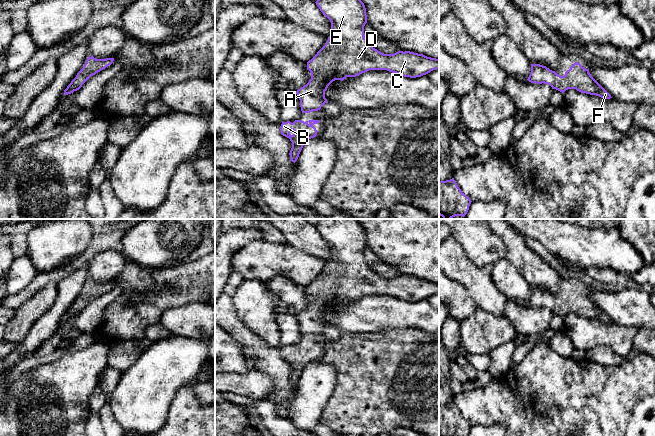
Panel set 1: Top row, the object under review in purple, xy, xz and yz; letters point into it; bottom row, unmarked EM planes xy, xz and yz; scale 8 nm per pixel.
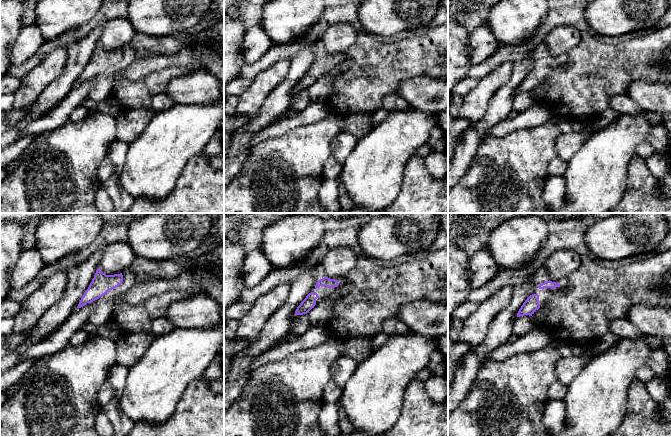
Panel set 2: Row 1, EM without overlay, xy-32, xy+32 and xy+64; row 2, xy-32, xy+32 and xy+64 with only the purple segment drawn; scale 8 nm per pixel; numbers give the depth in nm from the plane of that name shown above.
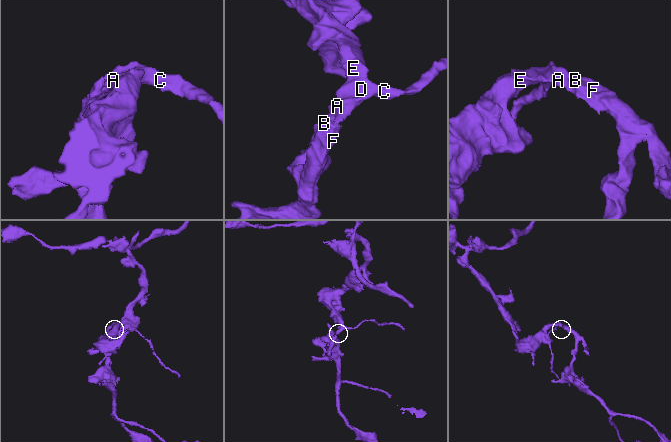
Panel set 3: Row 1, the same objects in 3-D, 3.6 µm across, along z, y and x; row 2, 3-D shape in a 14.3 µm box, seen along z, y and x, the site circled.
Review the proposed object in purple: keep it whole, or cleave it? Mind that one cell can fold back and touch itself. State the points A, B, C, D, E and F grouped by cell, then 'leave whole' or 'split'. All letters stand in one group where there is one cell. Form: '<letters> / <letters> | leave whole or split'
A B C D E F | leave whole

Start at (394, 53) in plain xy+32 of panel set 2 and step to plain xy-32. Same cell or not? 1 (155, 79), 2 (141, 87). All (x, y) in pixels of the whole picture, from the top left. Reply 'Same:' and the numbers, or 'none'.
Same: 1, 2

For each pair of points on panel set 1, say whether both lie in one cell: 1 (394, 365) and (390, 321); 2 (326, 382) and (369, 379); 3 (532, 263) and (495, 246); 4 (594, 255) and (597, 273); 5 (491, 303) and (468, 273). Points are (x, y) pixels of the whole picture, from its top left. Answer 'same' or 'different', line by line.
1: different
2: different
3: different
4: different
5: same

